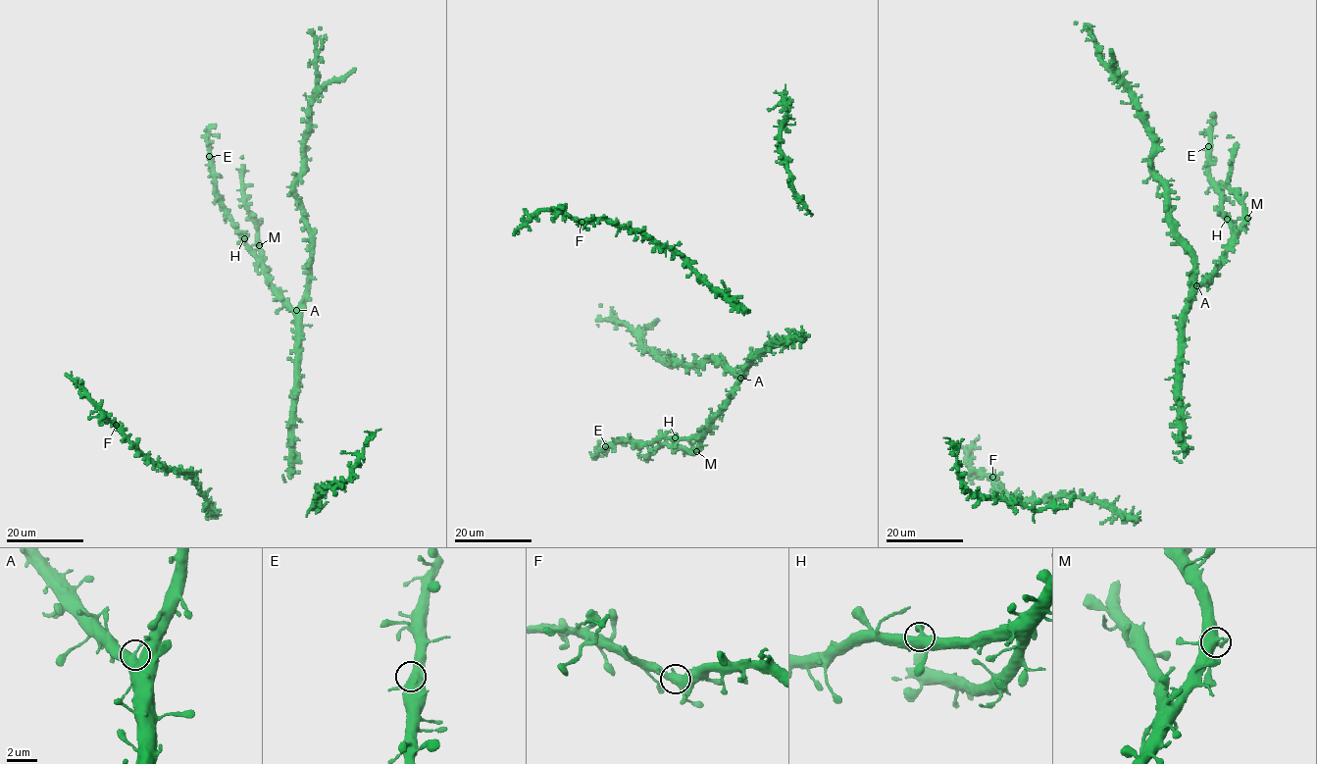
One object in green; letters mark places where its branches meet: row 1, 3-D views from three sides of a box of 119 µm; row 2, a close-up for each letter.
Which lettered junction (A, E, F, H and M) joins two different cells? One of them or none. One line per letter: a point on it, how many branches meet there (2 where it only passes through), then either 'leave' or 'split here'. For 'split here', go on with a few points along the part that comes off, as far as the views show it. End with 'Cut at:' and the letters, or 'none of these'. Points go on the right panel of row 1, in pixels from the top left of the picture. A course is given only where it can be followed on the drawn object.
A: (1196, 285) | 3 | leave
E: (1208, 146) | 3 | leave
F: (992, 477) | 3 | leave
H: (1227, 219) | 3 | leave
M: (1247, 218) | 3 | leave
Cut at: none of these

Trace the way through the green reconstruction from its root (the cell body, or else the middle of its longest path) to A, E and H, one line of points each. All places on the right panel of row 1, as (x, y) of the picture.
A: (1181, 401), (1182, 318), (1190, 291), (1196, 285)
E: (1181, 401), (1181, 337), (1187, 299), (1215, 271), (1233, 231), (1222, 206), (1218, 184), (1209, 174), (1208, 146)
H: (1181, 401), (1182, 318), (1187, 299), (1215, 271), (1230, 243), (1233, 230), (1227, 219)

